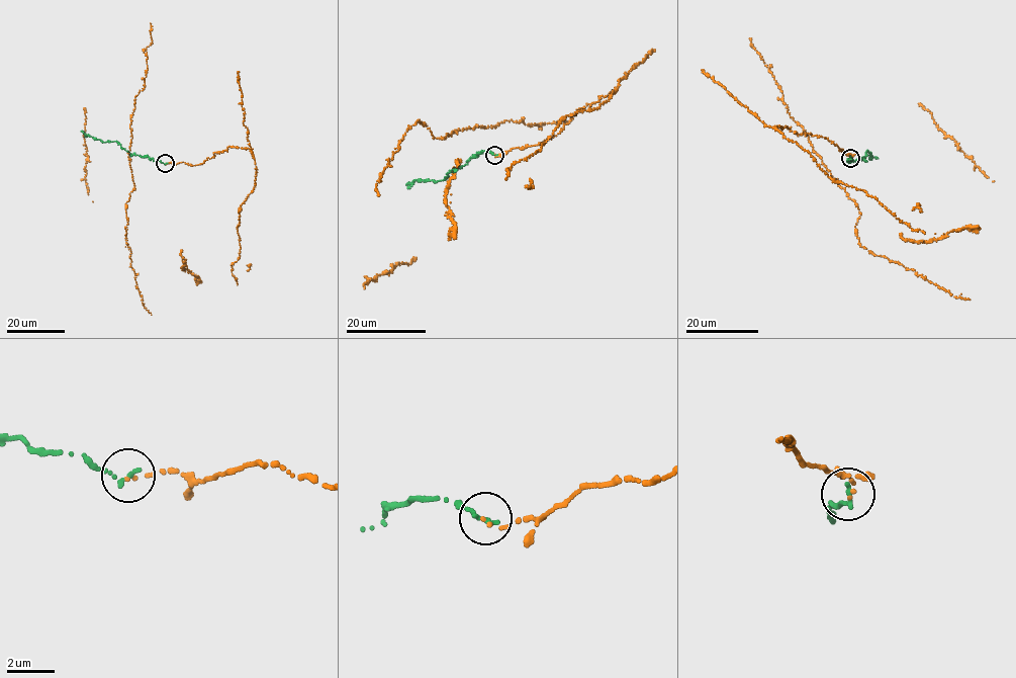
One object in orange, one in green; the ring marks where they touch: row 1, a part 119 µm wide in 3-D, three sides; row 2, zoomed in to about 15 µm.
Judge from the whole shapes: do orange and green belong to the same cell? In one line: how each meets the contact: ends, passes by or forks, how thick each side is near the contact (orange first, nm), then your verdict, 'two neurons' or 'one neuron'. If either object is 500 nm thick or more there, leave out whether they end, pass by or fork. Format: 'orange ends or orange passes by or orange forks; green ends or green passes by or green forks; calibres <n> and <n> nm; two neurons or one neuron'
orange ends; green ends; calibres 140 and 200 nm; one neuron

